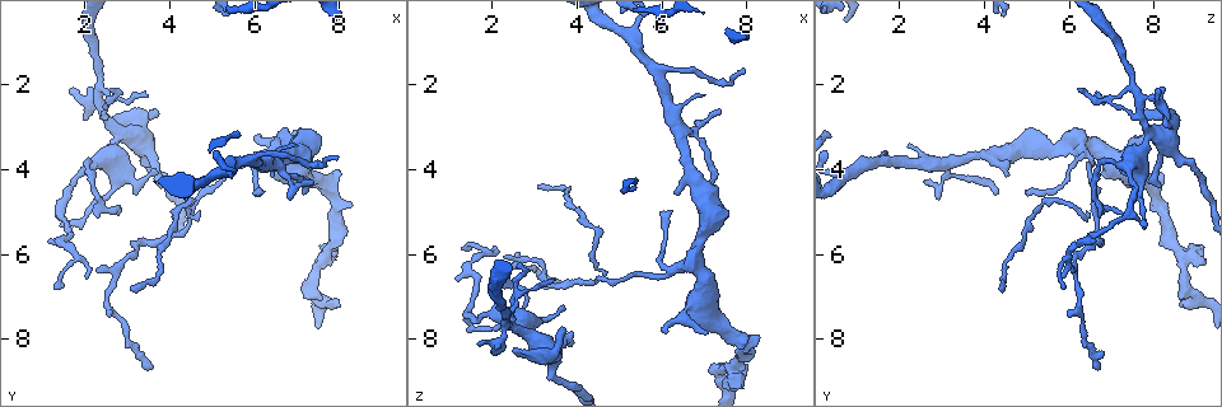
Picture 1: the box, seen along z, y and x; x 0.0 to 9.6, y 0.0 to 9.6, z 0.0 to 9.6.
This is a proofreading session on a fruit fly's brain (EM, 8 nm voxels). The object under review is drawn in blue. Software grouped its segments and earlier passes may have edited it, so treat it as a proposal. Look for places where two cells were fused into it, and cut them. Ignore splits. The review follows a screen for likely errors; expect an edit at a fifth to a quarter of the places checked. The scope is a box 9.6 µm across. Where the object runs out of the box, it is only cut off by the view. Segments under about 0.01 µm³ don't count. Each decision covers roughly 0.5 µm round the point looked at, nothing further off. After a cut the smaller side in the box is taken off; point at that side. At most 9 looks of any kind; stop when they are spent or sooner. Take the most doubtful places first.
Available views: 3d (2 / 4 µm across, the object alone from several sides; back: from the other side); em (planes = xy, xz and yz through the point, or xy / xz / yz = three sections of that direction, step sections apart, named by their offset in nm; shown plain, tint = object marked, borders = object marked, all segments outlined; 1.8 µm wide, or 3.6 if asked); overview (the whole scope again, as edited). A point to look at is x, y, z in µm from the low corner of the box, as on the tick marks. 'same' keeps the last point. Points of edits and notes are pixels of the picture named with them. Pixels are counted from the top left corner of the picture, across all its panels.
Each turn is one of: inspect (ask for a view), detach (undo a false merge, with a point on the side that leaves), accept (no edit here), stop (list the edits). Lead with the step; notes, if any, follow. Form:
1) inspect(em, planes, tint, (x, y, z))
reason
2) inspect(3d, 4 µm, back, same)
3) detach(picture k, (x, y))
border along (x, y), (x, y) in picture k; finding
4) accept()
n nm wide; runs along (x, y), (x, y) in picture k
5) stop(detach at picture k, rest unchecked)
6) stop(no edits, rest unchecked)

inspect(3d, 2 µm, (2.25, 2.35, 7.65))
calibre changes

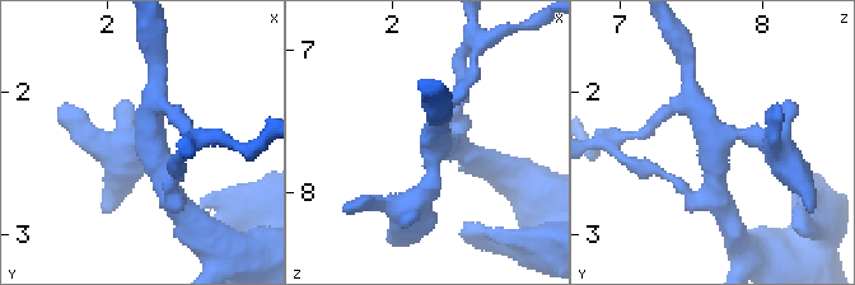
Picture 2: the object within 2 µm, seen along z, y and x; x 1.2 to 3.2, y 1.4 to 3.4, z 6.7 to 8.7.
inspect(em, planes, borders, (2.32, 2.36, 7.64))
need the tissue

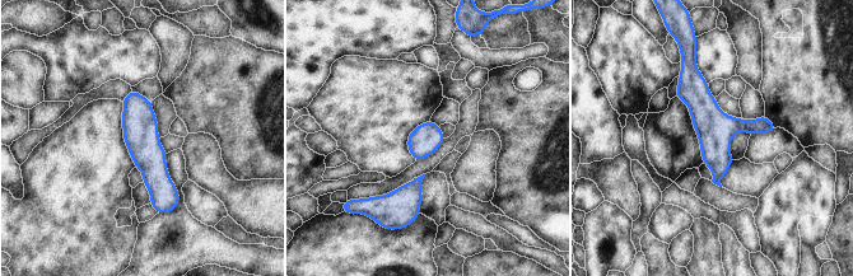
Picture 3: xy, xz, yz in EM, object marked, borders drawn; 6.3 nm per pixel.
accept()
runs along (686, 65), (714, 127), (717, 181) in picture 3; all the same cell

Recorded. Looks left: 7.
inspect(em, planes, tint, (7.60, 6.05, 8.75))
arms part here

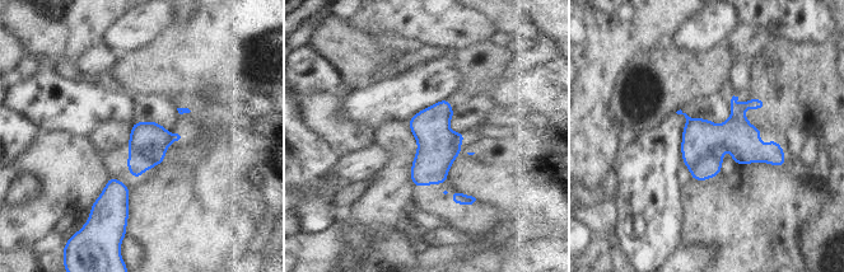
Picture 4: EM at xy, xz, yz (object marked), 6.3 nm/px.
accept()
one cell here

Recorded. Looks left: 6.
inspect(em, planes, tint, (6.40, 3.90, 3.10))

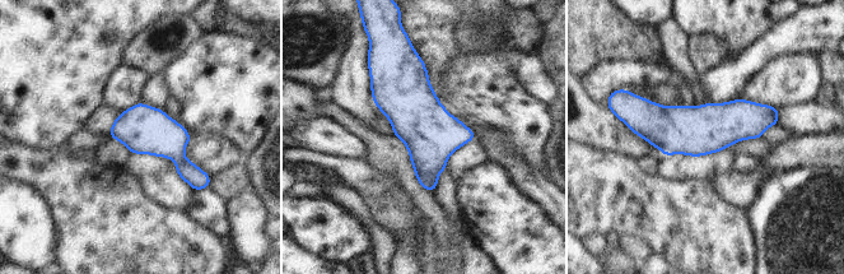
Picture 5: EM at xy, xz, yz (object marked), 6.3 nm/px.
accept()
300 nm wide; runs along (775, 111), (752, 120), (634, 121) in picture 5; one cell here

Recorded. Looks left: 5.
inspect(em, xz, step 8, tint, (5.35, 3.95, 0.95))
calibre changes

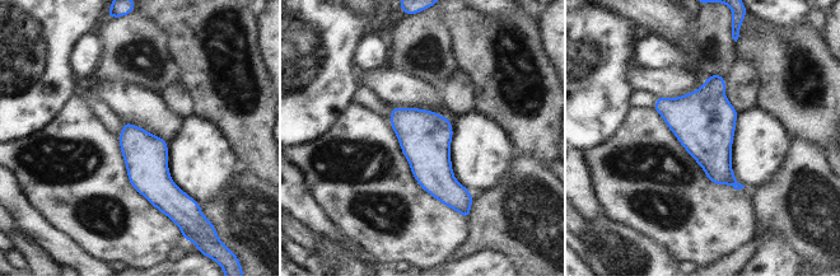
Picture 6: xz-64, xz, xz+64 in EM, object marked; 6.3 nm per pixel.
inspect(em, planes, tint, same)

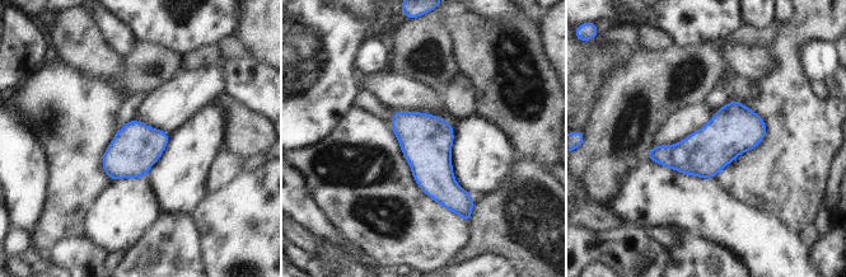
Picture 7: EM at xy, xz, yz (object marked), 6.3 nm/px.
accept()
all the same cell

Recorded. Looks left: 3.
stop(no edits, rest unchecked)

